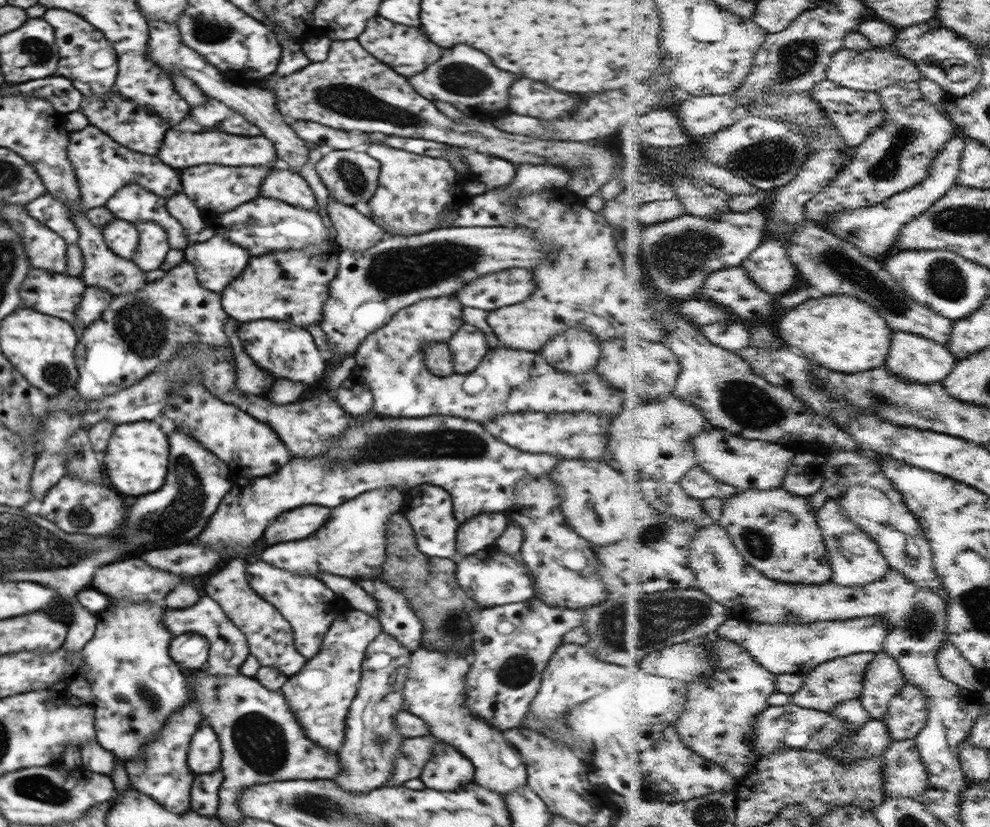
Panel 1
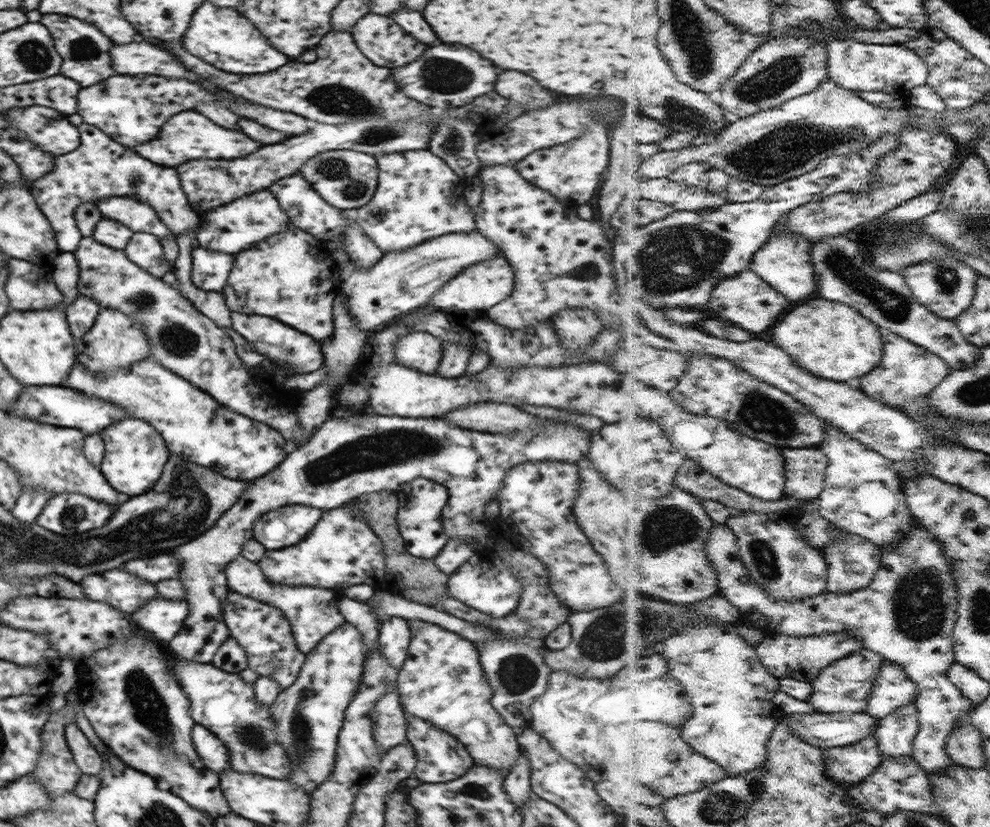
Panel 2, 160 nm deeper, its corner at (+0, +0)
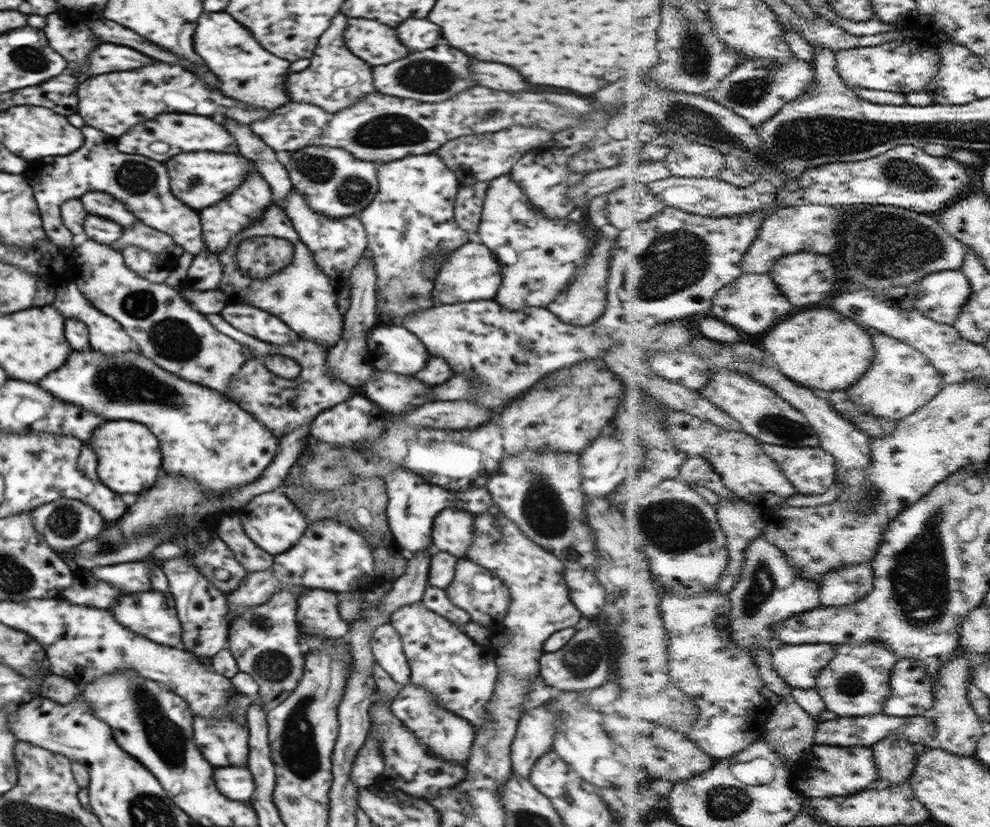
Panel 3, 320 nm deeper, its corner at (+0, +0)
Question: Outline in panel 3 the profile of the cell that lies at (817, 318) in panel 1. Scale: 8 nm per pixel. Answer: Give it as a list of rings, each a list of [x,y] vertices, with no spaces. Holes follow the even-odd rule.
[[[814,308],[800,312],[772,328],[764,340],[774,364],[796,382],[813,388],[821,394],[834,390],[849,390],[873,367],[877,348],[865,325],[846,318],[832,308]]]

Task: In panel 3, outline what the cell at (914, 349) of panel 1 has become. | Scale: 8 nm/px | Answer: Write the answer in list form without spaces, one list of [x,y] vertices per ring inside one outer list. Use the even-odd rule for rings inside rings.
[[[867,329],[873,336],[877,358],[864,378],[849,388],[850,396],[865,412],[895,420],[899,424],[902,419],[916,414],[922,407],[930,404],[942,392],[947,384],[945,376],[942,376],[934,361],[921,349],[914,348],[906,341],[890,336],[880,329]]]

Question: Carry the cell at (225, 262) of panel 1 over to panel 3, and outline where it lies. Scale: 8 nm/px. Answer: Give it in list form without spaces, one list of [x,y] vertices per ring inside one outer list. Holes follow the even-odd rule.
[[[203,250],[194,256],[185,286],[198,292],[215,293],[223,275],[222,270],[224,268],[216,253]]]

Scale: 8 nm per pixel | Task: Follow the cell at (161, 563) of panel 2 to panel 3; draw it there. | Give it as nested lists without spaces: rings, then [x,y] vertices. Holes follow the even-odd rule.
[[[130,562],[130,564],[113,564],[92,568],[90,574],[98,580],[109,582],[120,592],[144,592],[151,590],[150,566],[144,562]]]

